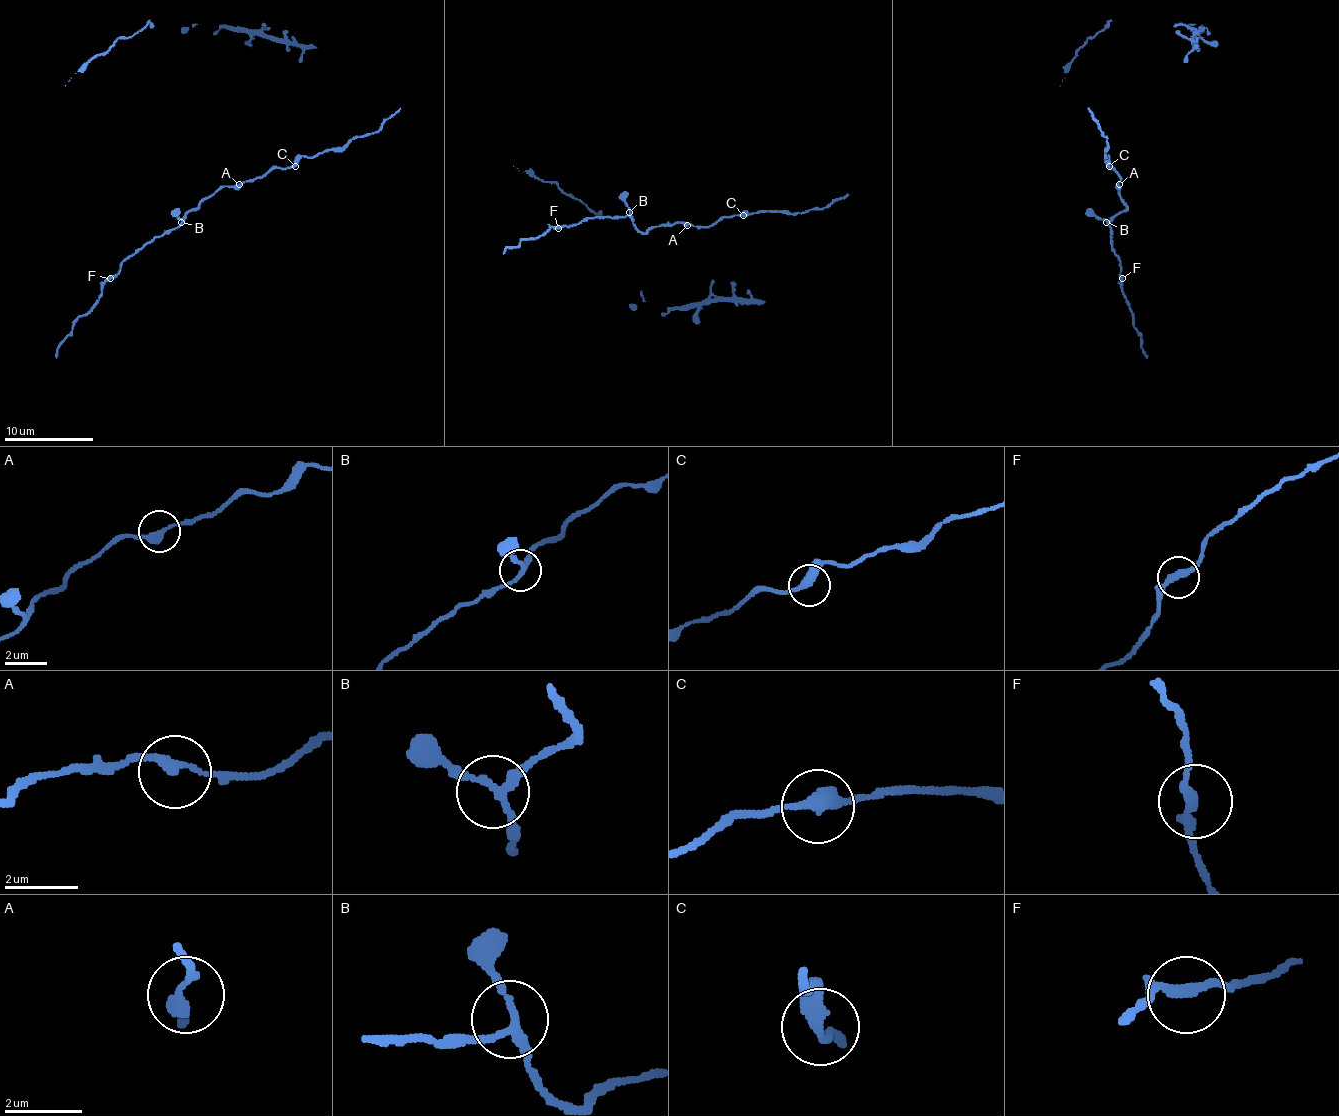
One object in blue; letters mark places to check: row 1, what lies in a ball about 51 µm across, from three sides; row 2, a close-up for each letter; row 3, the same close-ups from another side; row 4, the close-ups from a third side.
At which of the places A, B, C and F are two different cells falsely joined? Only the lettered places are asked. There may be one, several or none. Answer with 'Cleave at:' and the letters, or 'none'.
Cleave at: none

